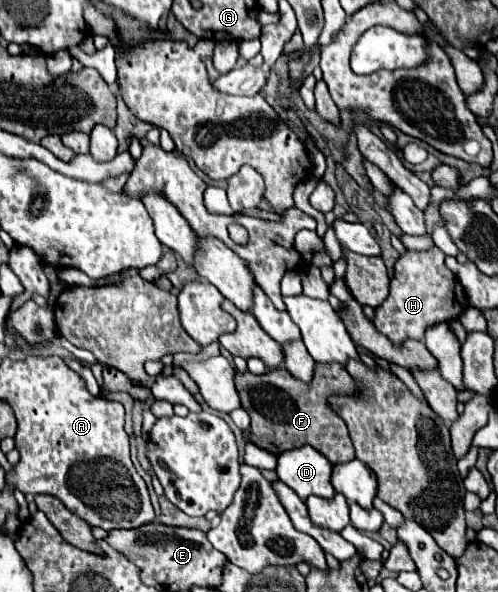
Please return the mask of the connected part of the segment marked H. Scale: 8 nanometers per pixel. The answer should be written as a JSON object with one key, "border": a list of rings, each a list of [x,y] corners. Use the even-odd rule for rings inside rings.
{"border":[[[438,248],[426,252],[406,252],[394,266],[390,296],[374,310],[372,324],[392,344],[402,346],[404,340],[424,340],[426,328],[460,318],[468,308],[468,298],[460,280],[444,266],[444,252]]]}

